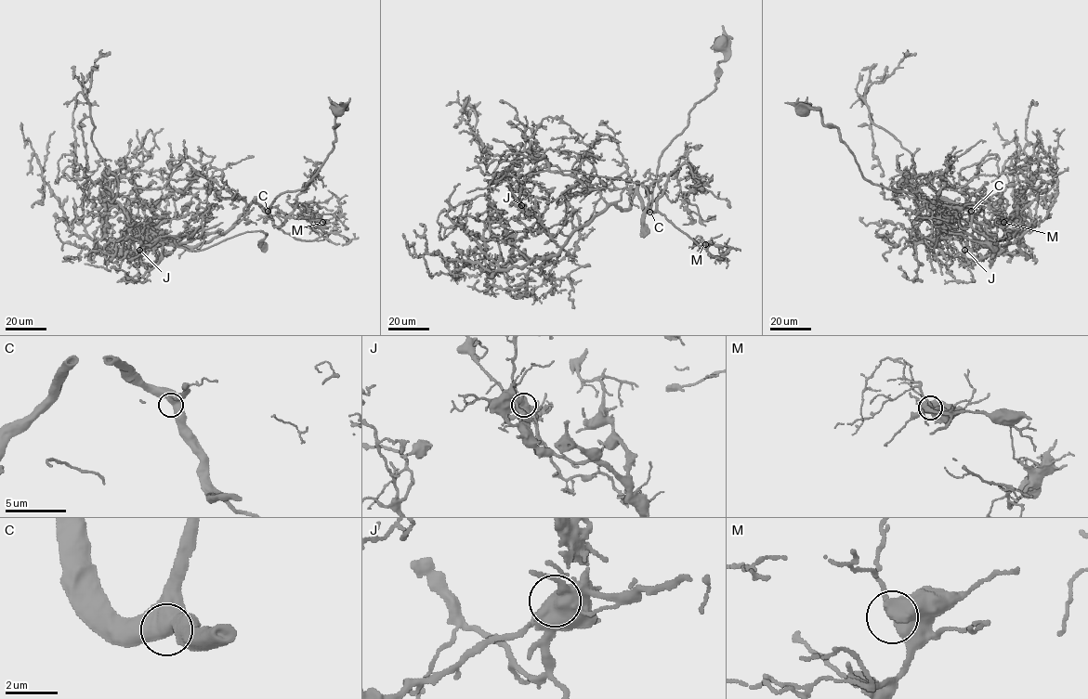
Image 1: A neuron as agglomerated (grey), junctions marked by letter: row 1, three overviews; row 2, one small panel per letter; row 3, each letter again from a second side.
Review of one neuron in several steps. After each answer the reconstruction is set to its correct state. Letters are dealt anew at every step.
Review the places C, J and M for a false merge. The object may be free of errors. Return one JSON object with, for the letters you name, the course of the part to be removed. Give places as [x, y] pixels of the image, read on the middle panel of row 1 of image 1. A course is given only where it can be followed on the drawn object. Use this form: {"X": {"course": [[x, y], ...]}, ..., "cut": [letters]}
{"J": {"course": [[521, 205], [520, 183], [493, 174], [499, 156], [480, 150], [465, 106], [489, 156]]}, "cut": ["J"]}

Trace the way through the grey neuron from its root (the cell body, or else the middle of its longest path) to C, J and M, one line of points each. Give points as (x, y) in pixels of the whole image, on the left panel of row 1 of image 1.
C: (337, 110), (342, 108), (334, 120), (334, 148), (319, 172), (304, 187), (281, 193), (268, 211)
J: (337, 110), (334, 148), (304, 187), (268, 210), (253, 202), (221, 235), (153, 262), (140, 263), (139, 250)
M: (337, 110), (334, 148), (319, 172), (268, 210), (296, 239), (321, 236), (322, 222)

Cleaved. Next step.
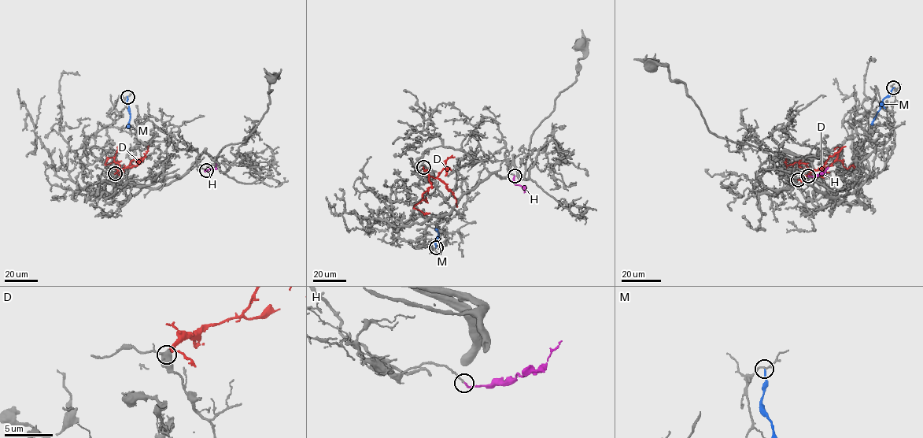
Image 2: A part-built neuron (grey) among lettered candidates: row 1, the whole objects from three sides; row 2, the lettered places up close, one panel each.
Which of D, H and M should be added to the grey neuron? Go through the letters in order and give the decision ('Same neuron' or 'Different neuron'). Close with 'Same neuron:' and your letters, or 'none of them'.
D: Different neuron
H: Same neuron
M: Different neuron
Same neuron: H

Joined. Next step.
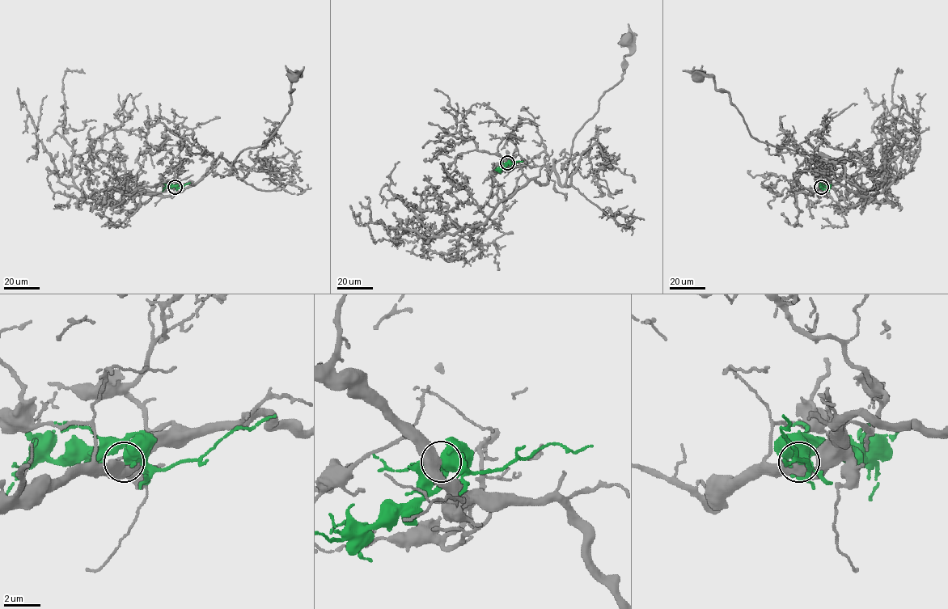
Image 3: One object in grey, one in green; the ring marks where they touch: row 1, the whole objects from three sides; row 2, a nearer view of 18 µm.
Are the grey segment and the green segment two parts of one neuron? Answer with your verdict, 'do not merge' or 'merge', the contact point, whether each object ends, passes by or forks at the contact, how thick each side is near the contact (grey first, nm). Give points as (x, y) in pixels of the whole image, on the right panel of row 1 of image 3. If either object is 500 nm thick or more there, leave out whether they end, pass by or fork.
do not merge; at (821, 187); grey passes by; green passes by; 440 nm thick on the grey side, 480 nm on the other

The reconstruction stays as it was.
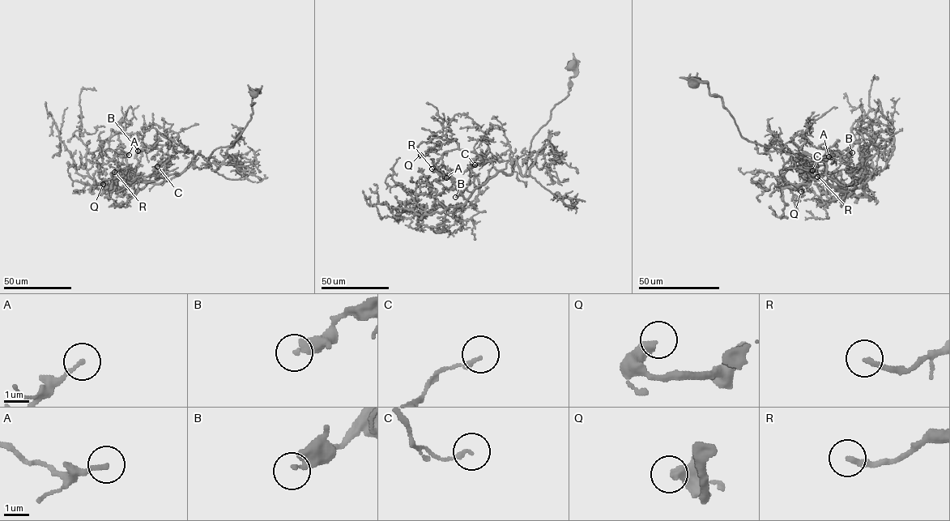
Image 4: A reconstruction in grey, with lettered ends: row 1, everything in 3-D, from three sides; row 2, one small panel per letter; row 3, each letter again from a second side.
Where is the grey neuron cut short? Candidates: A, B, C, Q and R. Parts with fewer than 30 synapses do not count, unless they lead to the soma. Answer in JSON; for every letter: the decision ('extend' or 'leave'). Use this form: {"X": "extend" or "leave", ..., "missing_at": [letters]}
{"A": "leave", "B": "leave", "C": "leave", "Q": "leave", "R": "leave", "missing_at": []}

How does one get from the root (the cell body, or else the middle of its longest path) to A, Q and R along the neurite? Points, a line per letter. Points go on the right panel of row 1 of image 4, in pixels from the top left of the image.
A: (696, 83), (744, 138), (824, 159), (811, 156), (824, 181), (871, 199), (838, 151), (828, 156)
Q: (696, 83), (722, 98), (749, 141), (825, 160), (811, 156), (824, 163), (818, 180), (781, 187), (801, 191)
R: (696, 83), (743, 137), (824, 159), (811, 156), (820, 177), (854, 191), (832, 201), (817, 177)

